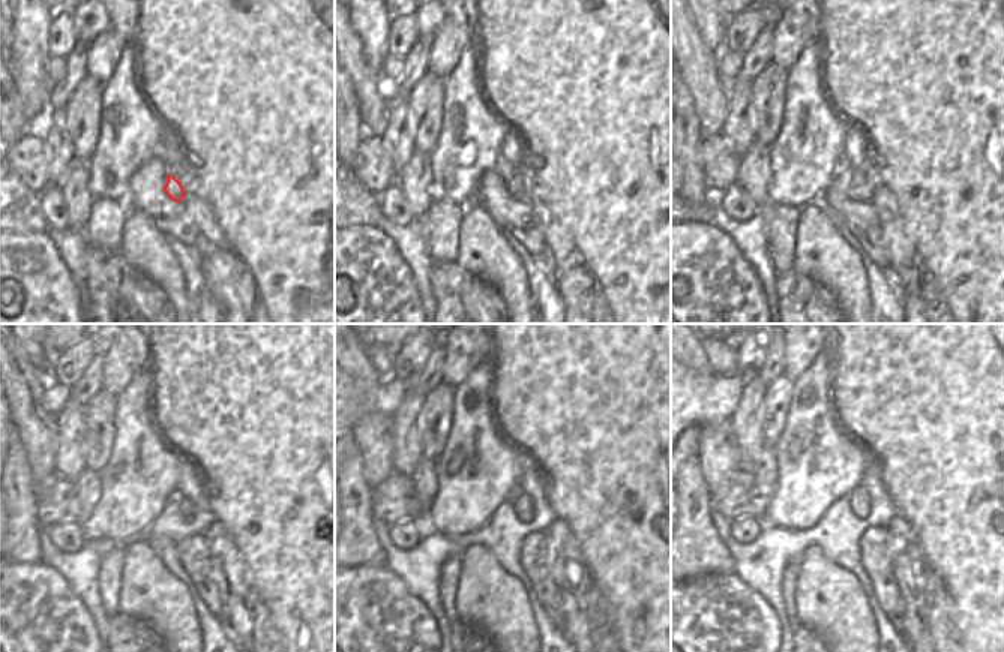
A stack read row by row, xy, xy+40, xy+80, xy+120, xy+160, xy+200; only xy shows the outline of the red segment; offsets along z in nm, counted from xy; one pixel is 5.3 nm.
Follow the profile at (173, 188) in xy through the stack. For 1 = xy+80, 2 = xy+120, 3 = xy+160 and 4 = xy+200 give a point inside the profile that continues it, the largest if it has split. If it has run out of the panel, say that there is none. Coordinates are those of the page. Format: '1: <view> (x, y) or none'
1: xy+80 (859, 177)
2: xy+120 (186, 507)
3: xy+160 (523, 505)
4: xy+200 (859, 496)

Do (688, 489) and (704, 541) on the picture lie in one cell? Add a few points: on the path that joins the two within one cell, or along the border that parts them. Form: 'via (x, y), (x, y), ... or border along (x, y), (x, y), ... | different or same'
via (689, 502), (694, 528) | same

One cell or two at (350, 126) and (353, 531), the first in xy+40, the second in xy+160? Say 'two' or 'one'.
one

